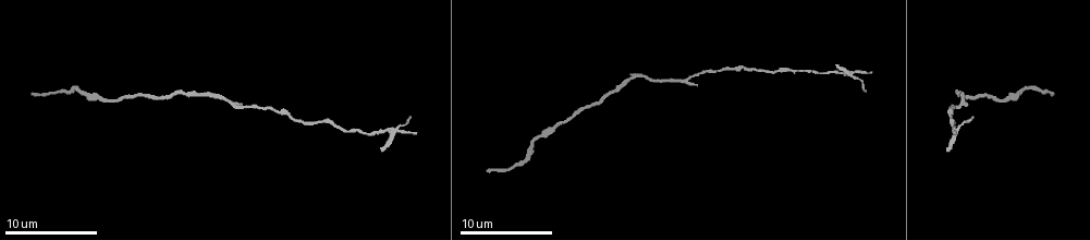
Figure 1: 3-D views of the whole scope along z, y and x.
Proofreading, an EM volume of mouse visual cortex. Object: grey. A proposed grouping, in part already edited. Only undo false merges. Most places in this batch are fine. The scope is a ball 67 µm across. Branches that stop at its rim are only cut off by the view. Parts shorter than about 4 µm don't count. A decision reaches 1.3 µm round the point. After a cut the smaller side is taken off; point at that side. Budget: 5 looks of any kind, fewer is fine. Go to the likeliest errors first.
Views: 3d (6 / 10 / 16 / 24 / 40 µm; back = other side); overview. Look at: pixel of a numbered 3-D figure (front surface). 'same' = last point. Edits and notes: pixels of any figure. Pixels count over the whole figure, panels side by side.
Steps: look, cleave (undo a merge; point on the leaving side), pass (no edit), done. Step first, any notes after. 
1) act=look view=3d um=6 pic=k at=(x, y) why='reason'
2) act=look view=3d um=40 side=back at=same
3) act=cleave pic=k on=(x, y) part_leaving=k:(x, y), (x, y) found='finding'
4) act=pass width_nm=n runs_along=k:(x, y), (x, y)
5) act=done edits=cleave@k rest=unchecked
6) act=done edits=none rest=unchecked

act=look view=3d um=6 pic=1 at=(388, 133) why='four arms meet'

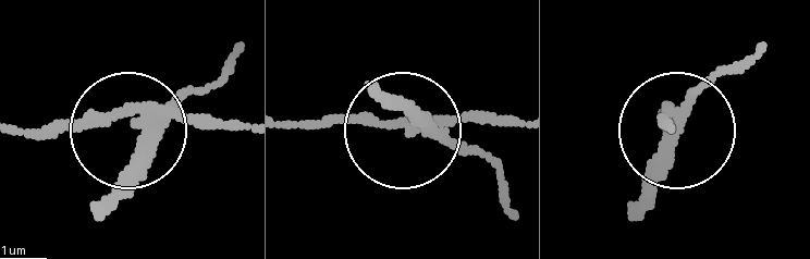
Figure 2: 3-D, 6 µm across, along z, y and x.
act=cleave pic=2 on=(120, 179) part_leaving=2:(162, 116), (217, 82), (236, 51) found='two cells meet here'

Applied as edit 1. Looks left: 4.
act=look view=3d um=6 pic=1 at=(230, 101) why='side arm on a straight run'

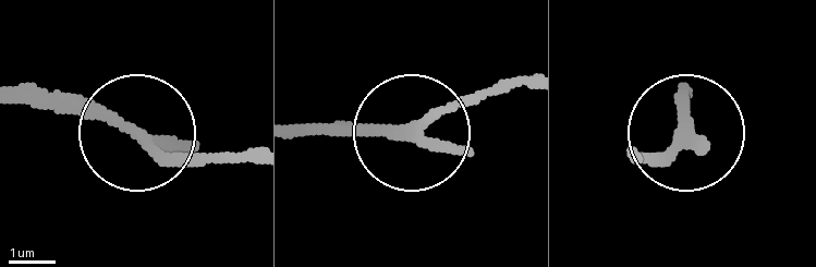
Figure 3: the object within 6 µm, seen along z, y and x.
act=pass width_nm=220 runs_along=3:(332, 130), (399, 130), (500, 86) found='one cell here'

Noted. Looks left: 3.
act=look view=3d um=10 pic=1 at=(770, 71) why='sudden change in width'

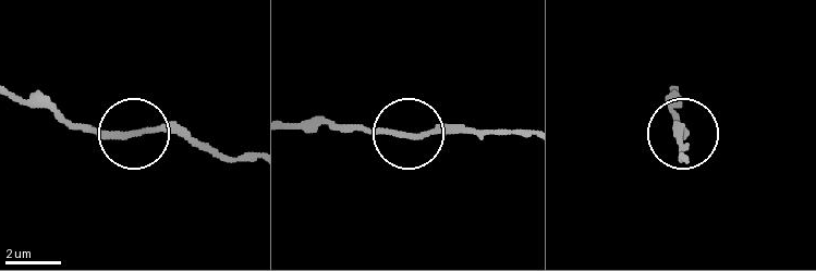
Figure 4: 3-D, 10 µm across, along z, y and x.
act=pass runs_along=4:(15, 93), (107, 130), (195, 137) found='all the same cell'

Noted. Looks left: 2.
act=done edits=cleave@2 rest=unchecked

